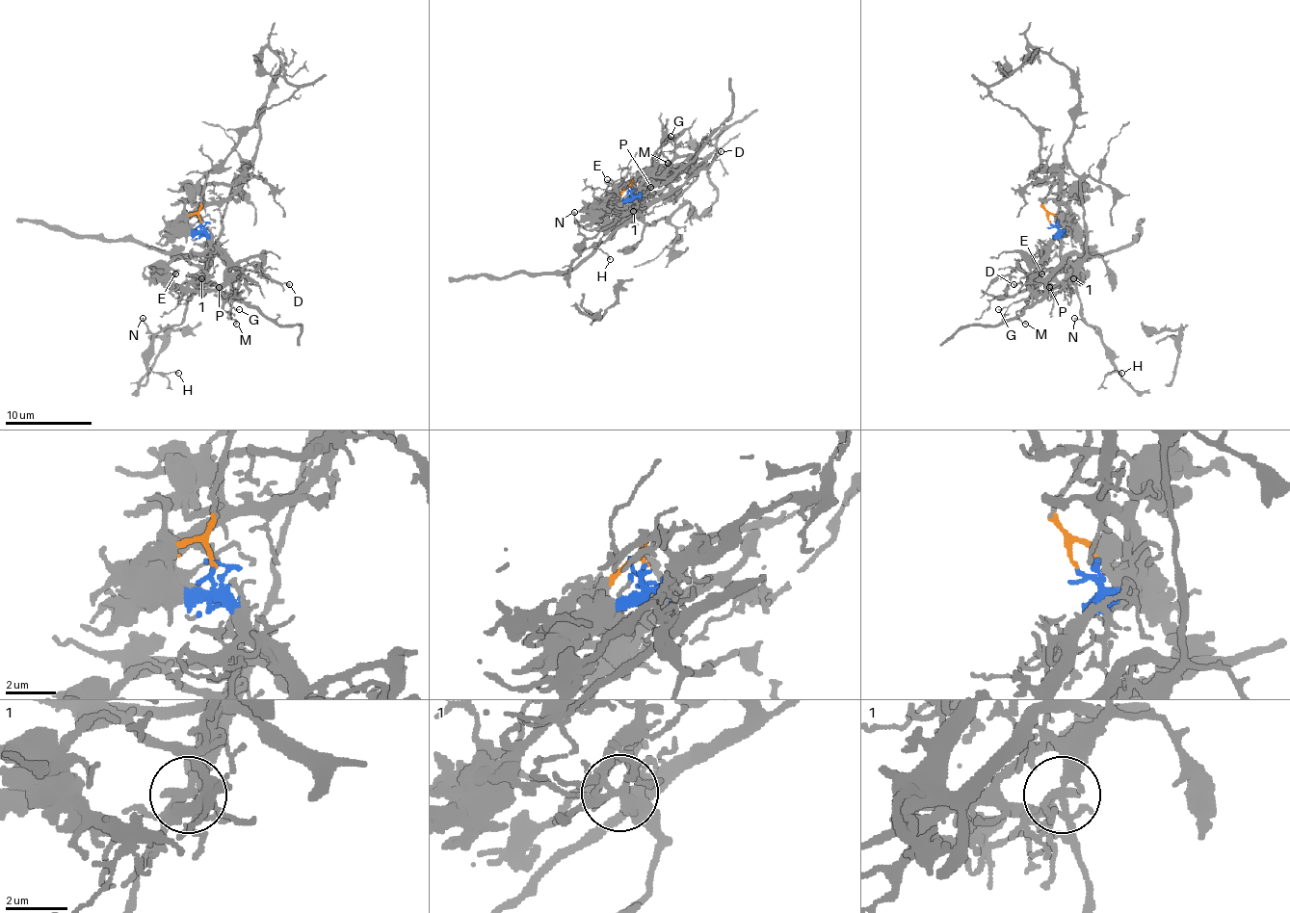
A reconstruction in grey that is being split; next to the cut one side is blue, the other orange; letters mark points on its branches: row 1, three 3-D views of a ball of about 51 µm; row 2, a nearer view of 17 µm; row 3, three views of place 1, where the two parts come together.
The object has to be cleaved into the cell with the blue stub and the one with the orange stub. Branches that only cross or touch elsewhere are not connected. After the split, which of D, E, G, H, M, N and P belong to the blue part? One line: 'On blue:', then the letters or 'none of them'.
On blue: D, E, G, M, P

